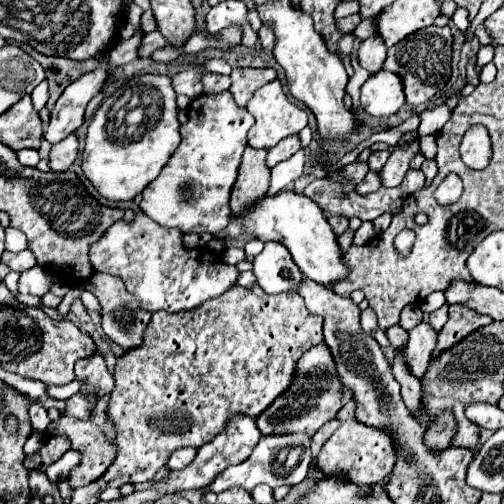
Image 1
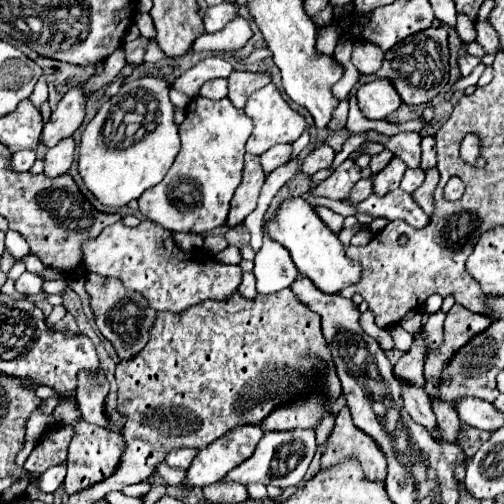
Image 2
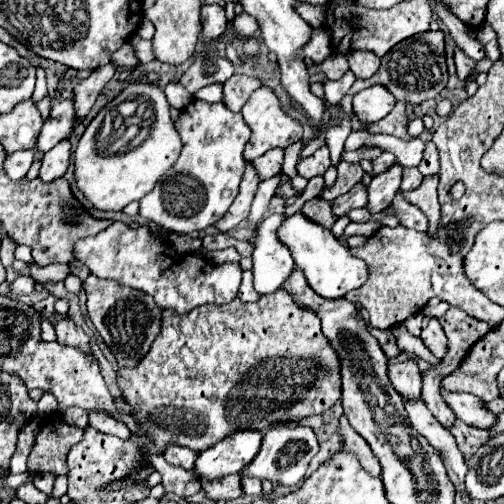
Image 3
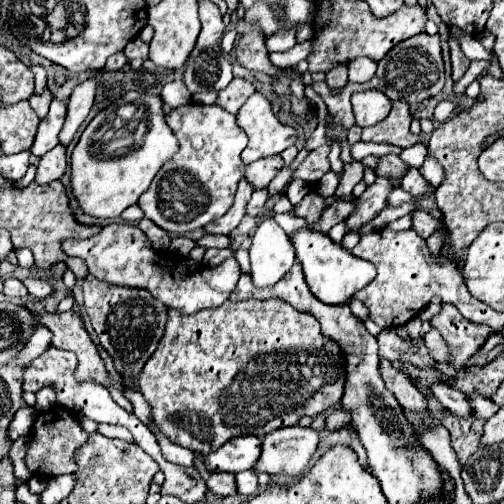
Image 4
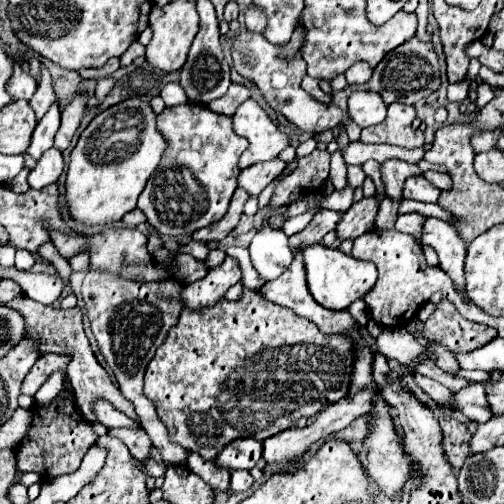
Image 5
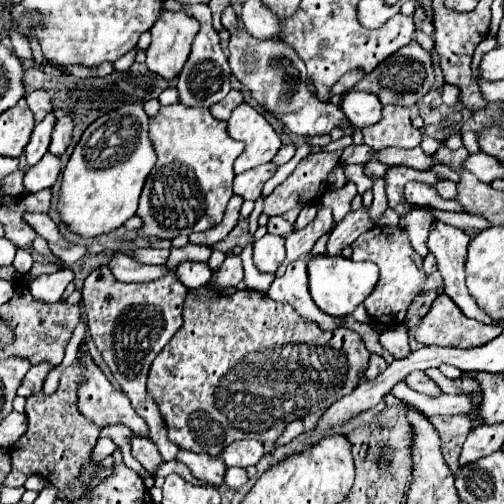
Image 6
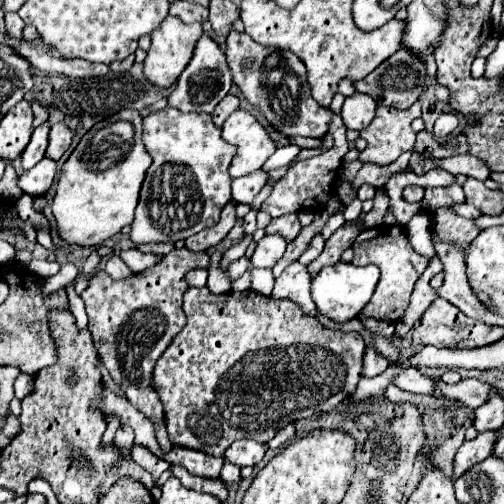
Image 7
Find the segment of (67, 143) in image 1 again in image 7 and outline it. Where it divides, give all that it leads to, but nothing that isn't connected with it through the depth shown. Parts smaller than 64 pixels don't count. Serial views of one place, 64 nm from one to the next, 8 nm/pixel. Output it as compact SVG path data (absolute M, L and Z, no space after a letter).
M44 158L18 178L18 186L28 196L34 196L34 198L44 196L52 186L54 176L56 176L56 162Z

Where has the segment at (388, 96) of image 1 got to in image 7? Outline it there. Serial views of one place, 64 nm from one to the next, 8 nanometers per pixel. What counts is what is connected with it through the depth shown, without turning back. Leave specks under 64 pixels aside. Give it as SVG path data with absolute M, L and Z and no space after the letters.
M356 92L354 96L346 98L340 116L348 130L362 130L372 122L374 112L376 112L376 102L370 96Z

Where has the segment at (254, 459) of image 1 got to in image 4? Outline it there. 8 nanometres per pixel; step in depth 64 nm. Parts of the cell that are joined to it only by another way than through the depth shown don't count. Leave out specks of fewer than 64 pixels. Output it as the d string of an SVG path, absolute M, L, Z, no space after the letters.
M288 426L270 432L262 438L262 456L256 470L278 474L284 472L292 478L300 478L308 470L308 460L318 446L318 430Z

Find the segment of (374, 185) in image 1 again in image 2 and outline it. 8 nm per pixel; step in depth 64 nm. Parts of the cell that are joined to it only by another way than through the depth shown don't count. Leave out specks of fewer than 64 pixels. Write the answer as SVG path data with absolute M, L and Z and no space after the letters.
M362 178L354 184L352 192L348 194L348 202L350 204L360 204L362 200L366 200L372 194L372 178Z

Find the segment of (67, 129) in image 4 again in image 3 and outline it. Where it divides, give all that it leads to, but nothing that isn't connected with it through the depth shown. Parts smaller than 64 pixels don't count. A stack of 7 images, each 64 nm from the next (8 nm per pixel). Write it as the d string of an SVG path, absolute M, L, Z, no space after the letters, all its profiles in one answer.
M106 64L102 68L96 68L86 80L82 80L76 88L74 88L74 108L76 108L76 124L80 120L84 120L92 108L92 104L96 102L100 90L104 88L104 84L108 84L112 80L116 72L114 64Z

